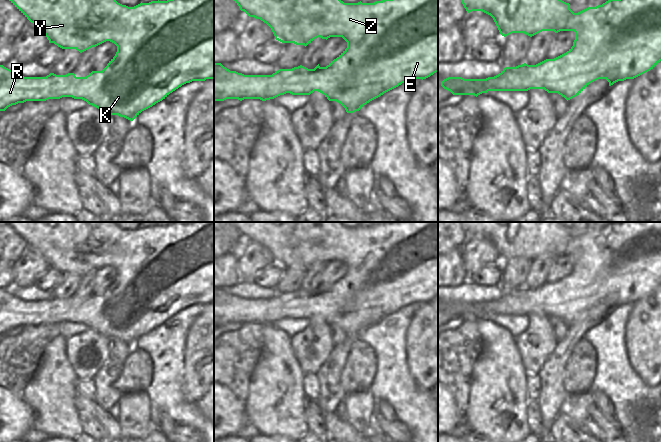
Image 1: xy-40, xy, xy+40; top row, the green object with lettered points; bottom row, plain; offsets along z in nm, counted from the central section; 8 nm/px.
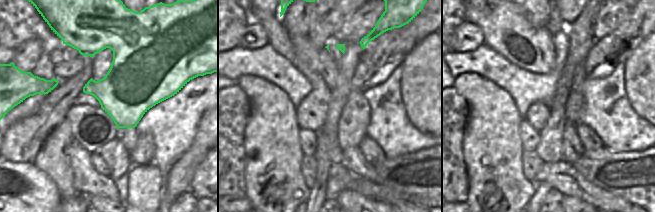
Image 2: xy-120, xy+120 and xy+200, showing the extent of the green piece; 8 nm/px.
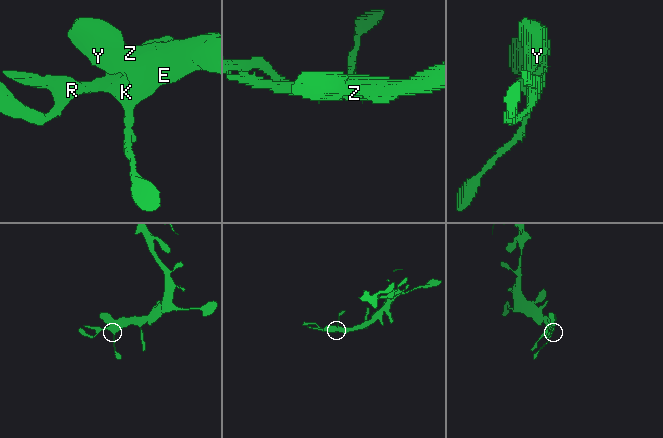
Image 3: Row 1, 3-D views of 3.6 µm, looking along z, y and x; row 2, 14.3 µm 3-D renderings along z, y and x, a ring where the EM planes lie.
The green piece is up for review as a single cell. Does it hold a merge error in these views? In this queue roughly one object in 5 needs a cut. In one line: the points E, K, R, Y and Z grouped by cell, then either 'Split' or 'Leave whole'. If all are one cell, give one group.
Groups: E K R Y Z. Leave whole

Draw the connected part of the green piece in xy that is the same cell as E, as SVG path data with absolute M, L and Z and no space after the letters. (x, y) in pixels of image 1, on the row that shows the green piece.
M233 0L249 17L260 19L272 30L275 39L282 43L294 43L305 47L314 39L320 37L328 39L330 37L342 37L347 42L347 48L326 67L319 64L314 69L308 69L302 65L292 69L279 69L272 75L244 75L236 71L230 71L221 63L214 63L214 101L224 101L226 99L260 99L262 101L274 99L280 95L290 93L292 95L310 95L314 91L322 93L329 101L340 103L347 113L359 111L370 101L380 97L384 93L406 83L412 79L426 79L438 72L438 0L382 0L374 3L344 3L341 0Z

